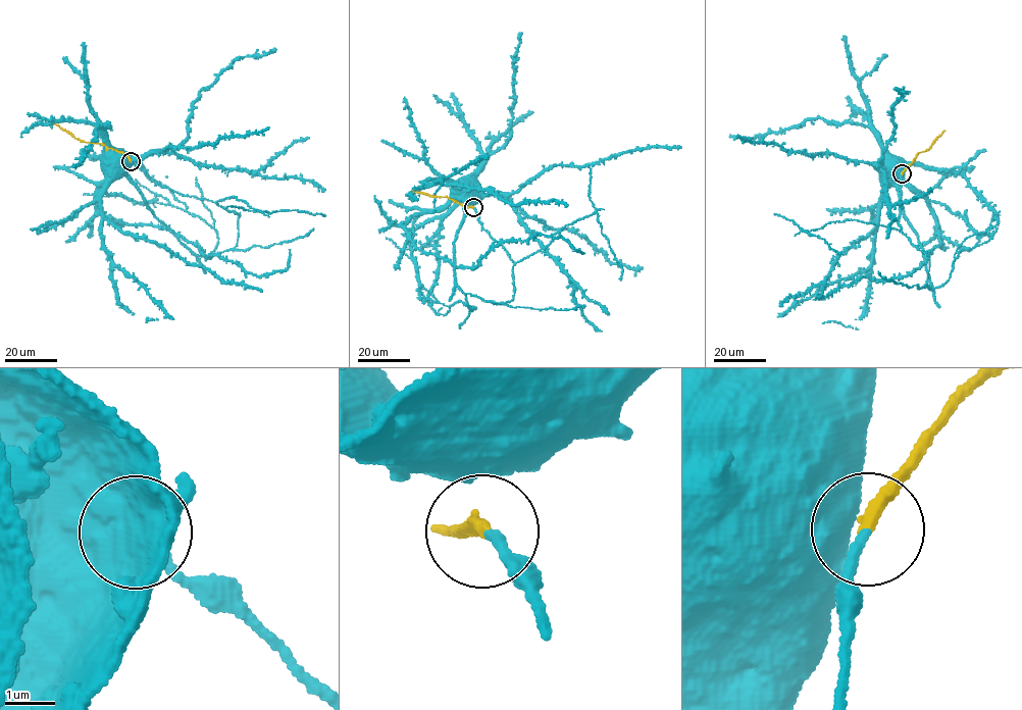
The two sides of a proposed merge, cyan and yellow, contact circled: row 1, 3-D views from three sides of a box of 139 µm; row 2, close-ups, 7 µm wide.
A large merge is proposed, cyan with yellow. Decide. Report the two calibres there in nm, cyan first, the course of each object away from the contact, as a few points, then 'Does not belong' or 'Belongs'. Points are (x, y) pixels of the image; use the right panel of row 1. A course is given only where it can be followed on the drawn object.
Thickness 130 nm (cyan) against 280 nm. Course of cyan: (902, 173), (899, 224), (928, 255), (930, 289), (917, 236), (897, 186), (886, 181), (885, 167), (890, 165). Course of yellow: (902, 173), (917, 154), (930, 147), (943, 131). Belongs

